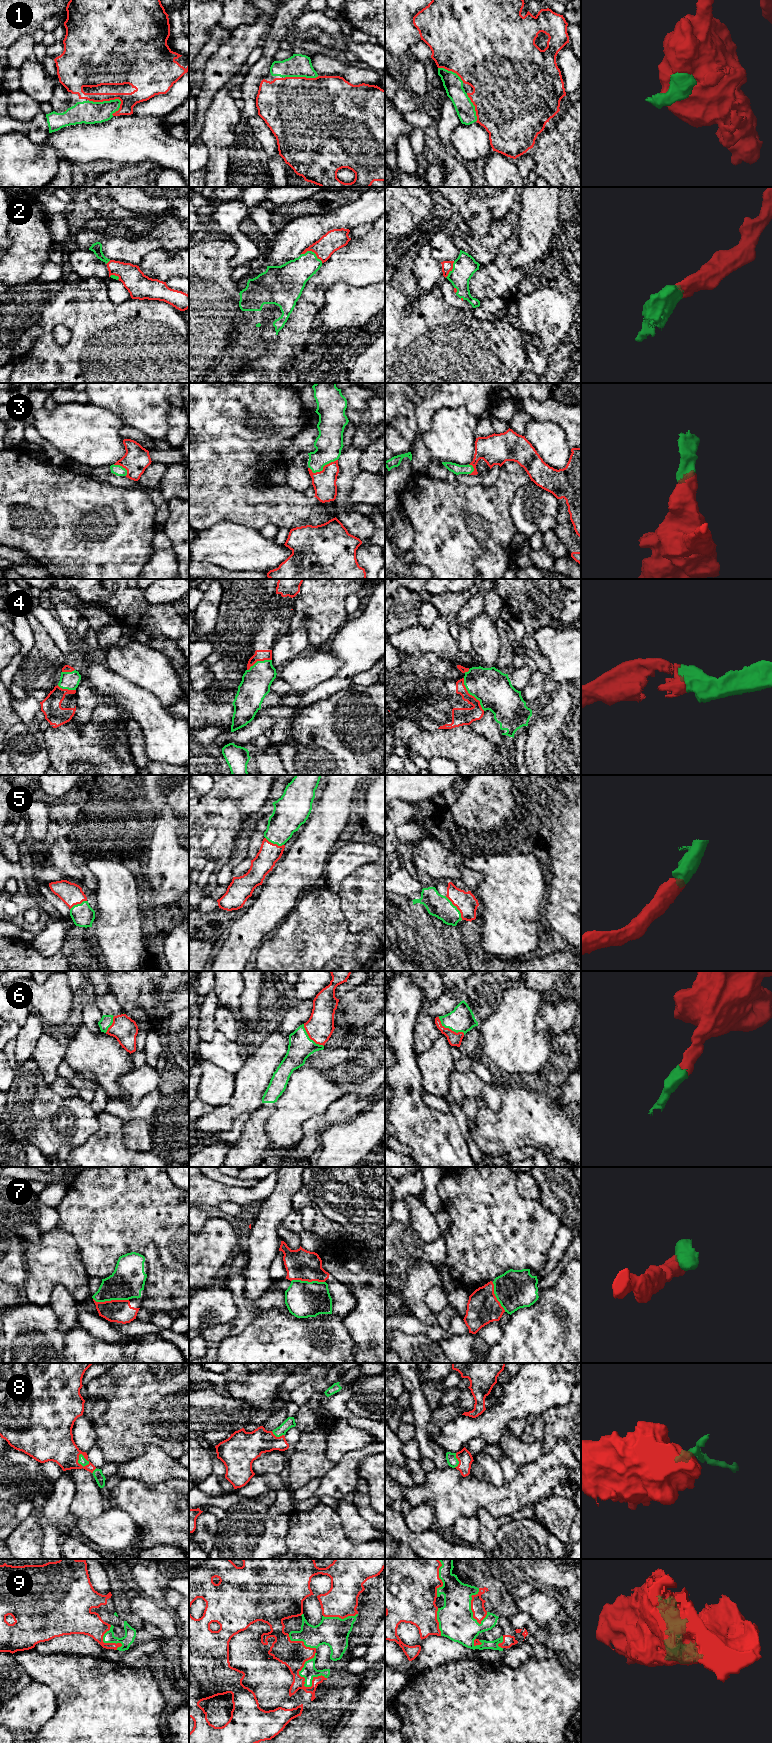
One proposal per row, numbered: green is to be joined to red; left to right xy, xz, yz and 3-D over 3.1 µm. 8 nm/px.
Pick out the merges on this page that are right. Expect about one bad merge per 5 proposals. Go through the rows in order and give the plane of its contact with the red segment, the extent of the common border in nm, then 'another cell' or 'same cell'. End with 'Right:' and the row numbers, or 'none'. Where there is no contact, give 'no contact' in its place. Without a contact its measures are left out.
1: contact in xy; length 280 nm; same cell
2: contact in xz; length 190 nm; same cell
3: contact in xz; length 240 nm; same cell
4: contact in yz; length 320 nm; same cell
5: contact in yz; length 240 nm; same cell
6: contact in yz; length 260 nm; same cell
7: contact in xy; length 280 nm; same cell
8: contact in xy; length 120 nm; same cell
9: contact in xz; length 300 nm; same cell
Right: 1, 2, 3, 4, 5, 6, 7, 8, 9

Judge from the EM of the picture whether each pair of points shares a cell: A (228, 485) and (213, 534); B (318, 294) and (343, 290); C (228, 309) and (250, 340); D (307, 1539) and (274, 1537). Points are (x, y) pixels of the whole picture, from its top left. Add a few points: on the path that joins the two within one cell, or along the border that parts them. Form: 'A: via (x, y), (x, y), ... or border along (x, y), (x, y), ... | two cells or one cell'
A: border along (240, 523), (218, 522), (199, 530) | two cells
B: border along (327, 290), (325, 293), (325, 304), (319, 309) | two cells
C: border along (239, 303), (230, 340) | two cells
D: border along (289, 1515), (288, 1532), (285, 1539), (286, 1548) | two cells

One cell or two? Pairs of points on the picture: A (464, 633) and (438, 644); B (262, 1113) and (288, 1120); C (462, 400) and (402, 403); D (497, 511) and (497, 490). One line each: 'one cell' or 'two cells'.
A: two cells
B: two cells
C: one cell
D: one cell

